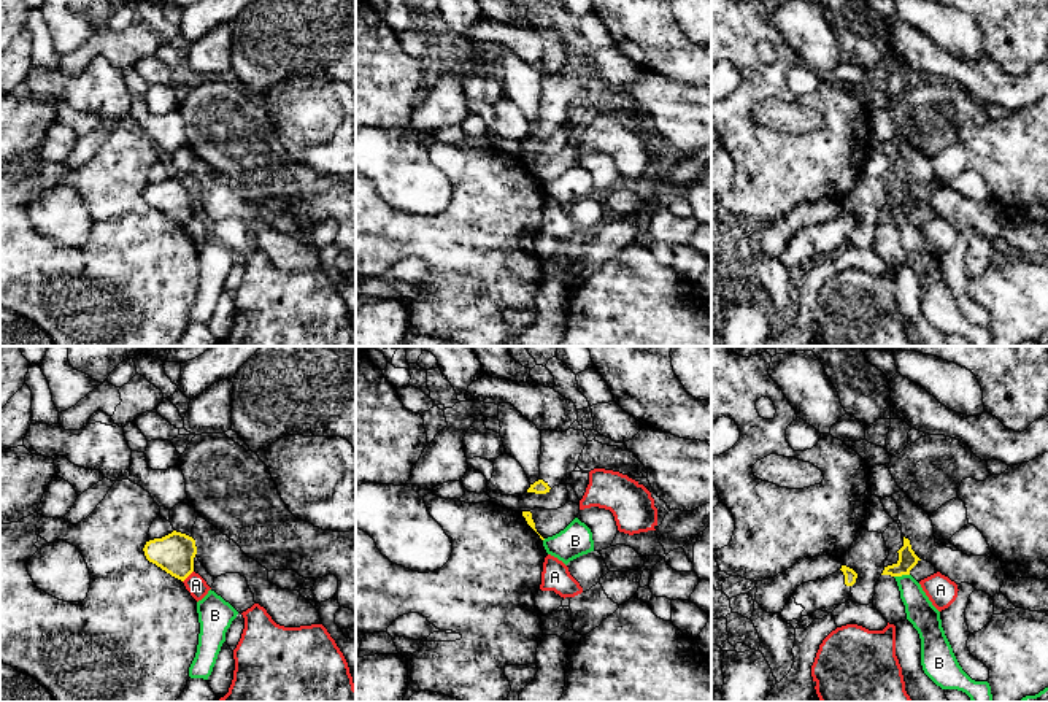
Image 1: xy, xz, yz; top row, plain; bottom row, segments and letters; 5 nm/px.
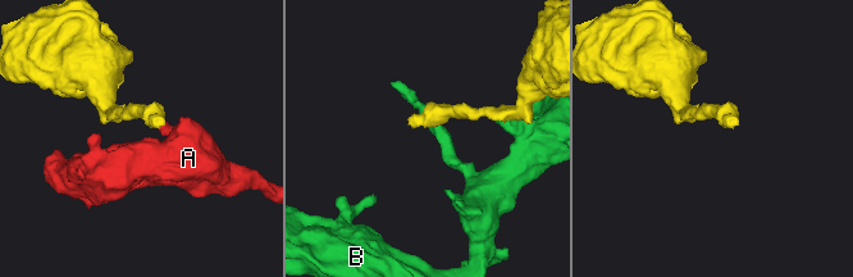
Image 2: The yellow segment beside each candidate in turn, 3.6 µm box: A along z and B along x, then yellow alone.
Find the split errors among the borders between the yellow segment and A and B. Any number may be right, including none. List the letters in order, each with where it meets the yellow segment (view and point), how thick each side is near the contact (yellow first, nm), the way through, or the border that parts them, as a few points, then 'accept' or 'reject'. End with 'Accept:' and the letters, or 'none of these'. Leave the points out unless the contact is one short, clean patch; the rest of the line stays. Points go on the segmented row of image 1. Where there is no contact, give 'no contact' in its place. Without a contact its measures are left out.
A: xy (188, 575) | 200/100 nm | along xy (192, 570), (183, 582) | reject
B: yz (901, 575) | 100/150 nm | along yz (909, 574), (894, 577) | reject
Accept: none of these

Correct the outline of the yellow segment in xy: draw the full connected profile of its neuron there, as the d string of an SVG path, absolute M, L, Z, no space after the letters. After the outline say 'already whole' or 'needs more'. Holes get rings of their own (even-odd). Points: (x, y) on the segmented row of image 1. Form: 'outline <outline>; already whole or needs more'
outline M171 534L146 542L144 556L171 577L184 581L194 572L195 540L186 534Z; already whole

